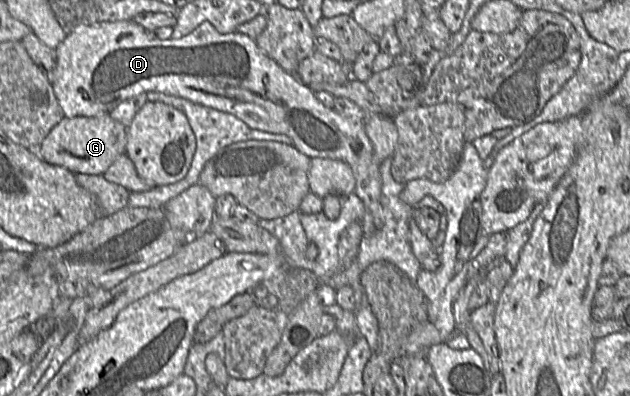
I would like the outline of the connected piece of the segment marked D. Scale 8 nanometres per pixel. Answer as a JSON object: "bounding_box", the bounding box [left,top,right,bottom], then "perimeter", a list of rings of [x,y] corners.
{"bounding_box":[52,20,381,235],"perimeter":[[[134,20],[116,21],[116,22],[103,22],[93,26],[82,27],[78,30],[67,34],[63,42],[58,45],[55,49],[56,52],[56,66],[52,74],[52,88],[57,101],[62,109],[64,117],[73,118],[78,116],[84,117],[95,117],[103,113],[109,113],[121,102],[137,96],[141,93],[158,92],[170,96],[180,97],[187,99],[193,103],[200,104],[206,107],[214,108],[216,110],[232,114],[245,122],[250,128],[258,129],[261,131],[284,134],[292,140],[292,145],[301,153],[305,154],[309,158],[330,158],[335,160],[341,160],[347,163],[355,177],[356,184],[354,193],[363,201],[365,207],[365,214],[361,220],[361,226],[363,234],[371,235],[377,228],[374,224],[374,218],[369,212],[368,208],[373,202],[380,202],[381,196],[381,176],[380,168],[376,159],[374,158],[373,146],[368,138],[362,119],[349,119],[337,113],[334,109],[325,107],[315,96],[315,92],[303,84],[296,74],[291,74],[284,71],[275,61],[268,58],[257,46],[254,40],[249,38],[247,35],[240,34],[237,32],[230,34],[220,34],[209,22],[201,23],[193,32],[190,34],[177,39],[158,40],[147,35],[146,30]]]}

